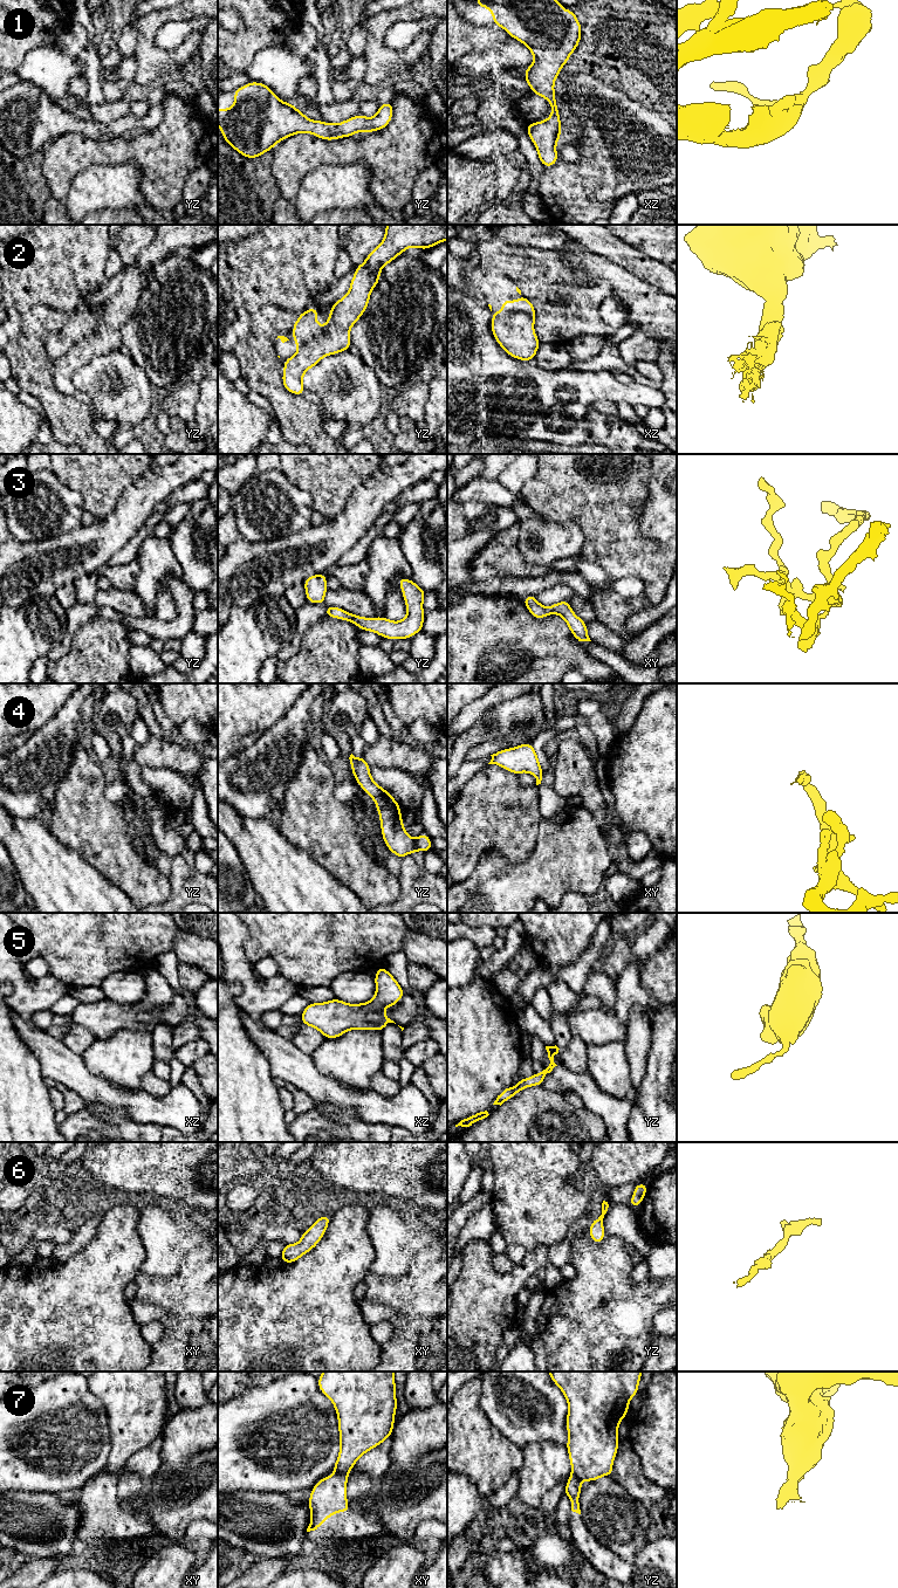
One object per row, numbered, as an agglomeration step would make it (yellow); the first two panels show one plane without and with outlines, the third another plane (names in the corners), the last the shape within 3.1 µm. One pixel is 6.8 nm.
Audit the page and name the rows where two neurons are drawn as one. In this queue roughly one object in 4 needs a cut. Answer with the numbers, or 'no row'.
7

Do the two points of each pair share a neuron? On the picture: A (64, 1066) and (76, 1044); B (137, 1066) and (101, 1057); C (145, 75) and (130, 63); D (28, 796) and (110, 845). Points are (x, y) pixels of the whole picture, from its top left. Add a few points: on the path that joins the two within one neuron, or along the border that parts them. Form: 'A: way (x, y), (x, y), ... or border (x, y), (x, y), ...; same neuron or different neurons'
A: border (62, 1042), (81, 1056); different neurons
B: way (128, 1058), (110, 1058); same neuron
C: border (135, 55), (136, 75), (132, 81); different neurons
D: border (66, 774), (53, 798); different neurons

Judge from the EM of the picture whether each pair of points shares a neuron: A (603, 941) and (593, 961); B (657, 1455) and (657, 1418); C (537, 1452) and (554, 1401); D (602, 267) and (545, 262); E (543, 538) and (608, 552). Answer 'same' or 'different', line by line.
A: same
B: same
C: different
D: different
E: different

